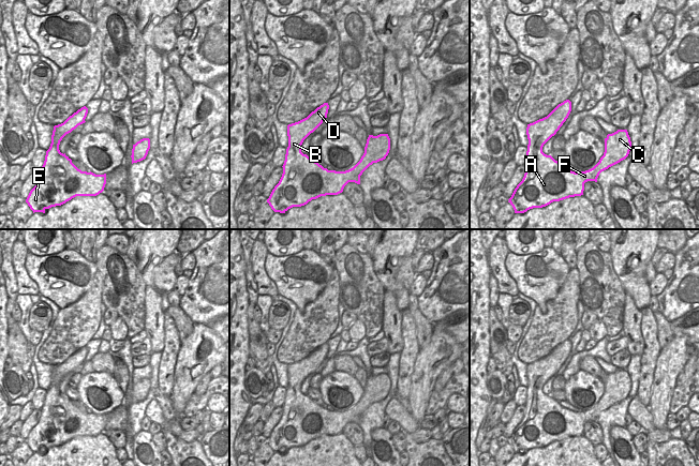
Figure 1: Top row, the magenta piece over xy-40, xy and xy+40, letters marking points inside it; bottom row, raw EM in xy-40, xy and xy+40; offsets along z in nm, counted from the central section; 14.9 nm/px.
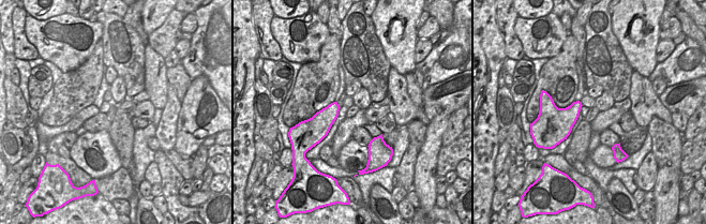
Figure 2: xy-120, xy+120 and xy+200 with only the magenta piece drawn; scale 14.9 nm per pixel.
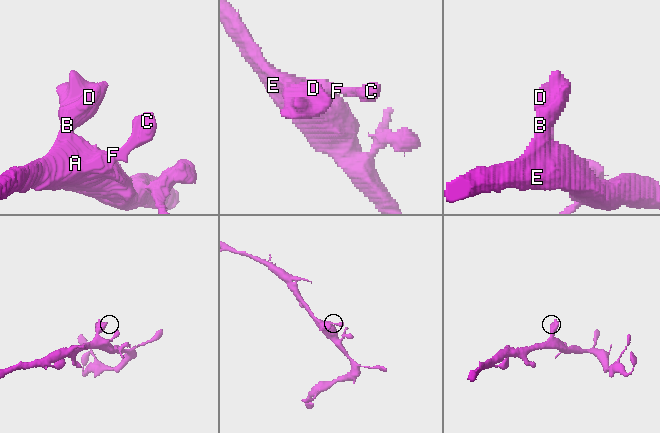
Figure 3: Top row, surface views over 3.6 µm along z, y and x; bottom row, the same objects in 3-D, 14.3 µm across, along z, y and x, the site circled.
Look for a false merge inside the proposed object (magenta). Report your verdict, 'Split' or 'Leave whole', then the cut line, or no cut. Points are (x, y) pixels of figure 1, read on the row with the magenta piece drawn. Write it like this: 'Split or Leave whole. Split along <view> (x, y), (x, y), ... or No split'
Leave whole. No split.

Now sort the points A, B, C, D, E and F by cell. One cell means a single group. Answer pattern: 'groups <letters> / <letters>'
groups A B C D E F

